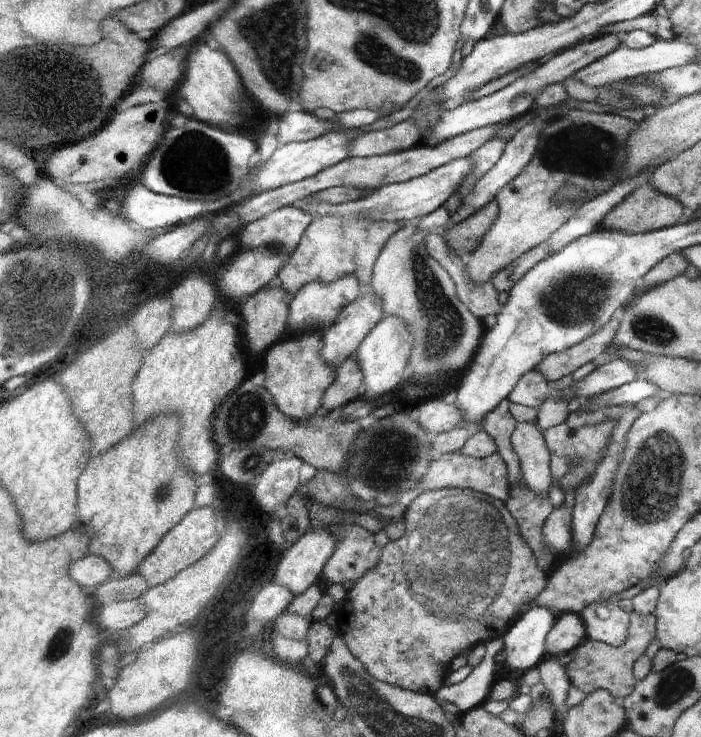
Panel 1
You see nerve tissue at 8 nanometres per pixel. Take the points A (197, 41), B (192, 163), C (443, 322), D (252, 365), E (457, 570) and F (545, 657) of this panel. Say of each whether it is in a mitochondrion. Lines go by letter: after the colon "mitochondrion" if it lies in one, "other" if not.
A: other
B: mitochondrion
C: mitochondrion
D: other
E: mitochondrion
F: other

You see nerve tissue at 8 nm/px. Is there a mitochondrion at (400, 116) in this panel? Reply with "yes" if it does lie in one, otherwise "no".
no

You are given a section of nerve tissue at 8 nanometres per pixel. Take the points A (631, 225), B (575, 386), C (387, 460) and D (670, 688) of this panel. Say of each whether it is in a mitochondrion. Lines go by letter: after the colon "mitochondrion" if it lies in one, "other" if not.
A: other
B: other
C: mitochondrion
D: mitochondrion

